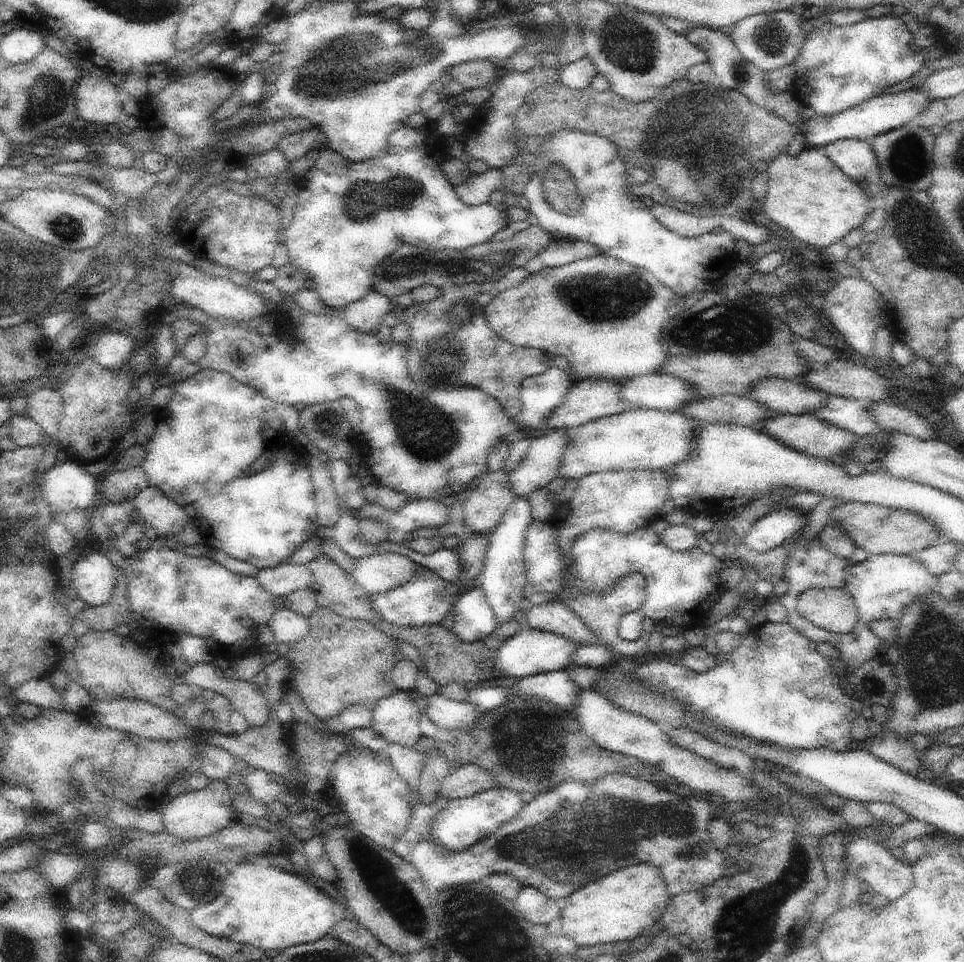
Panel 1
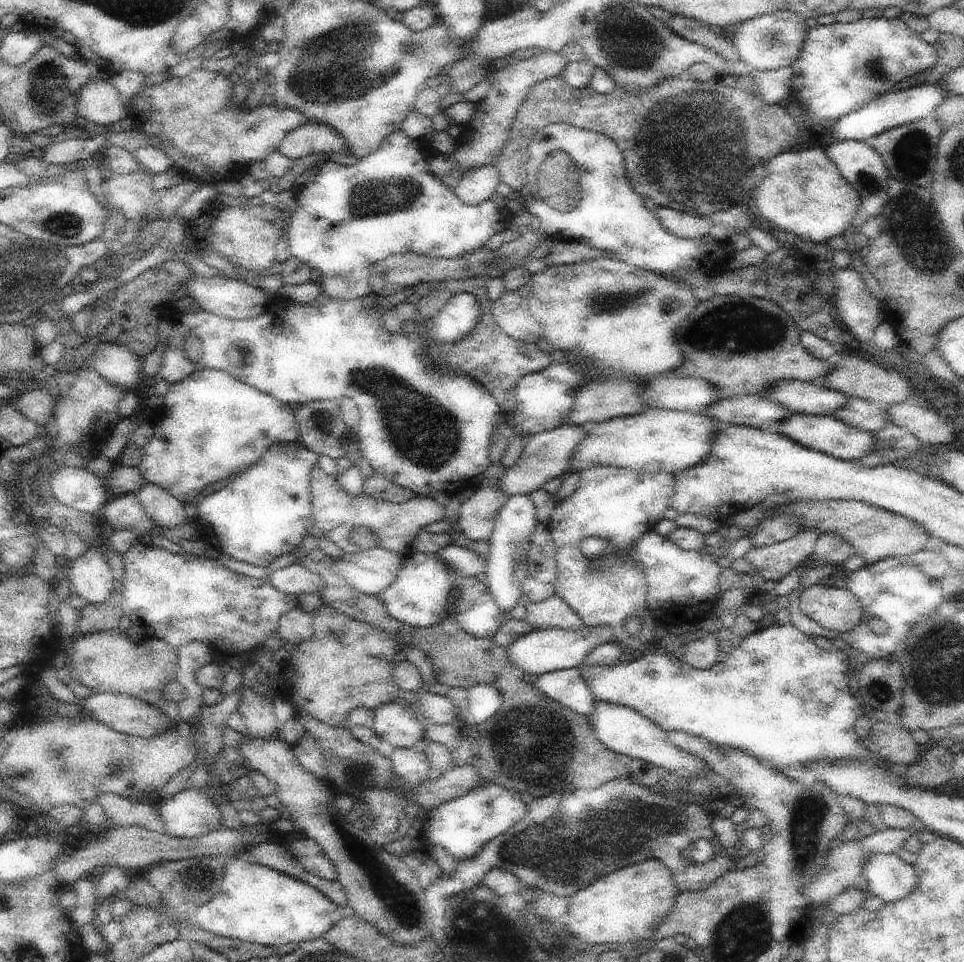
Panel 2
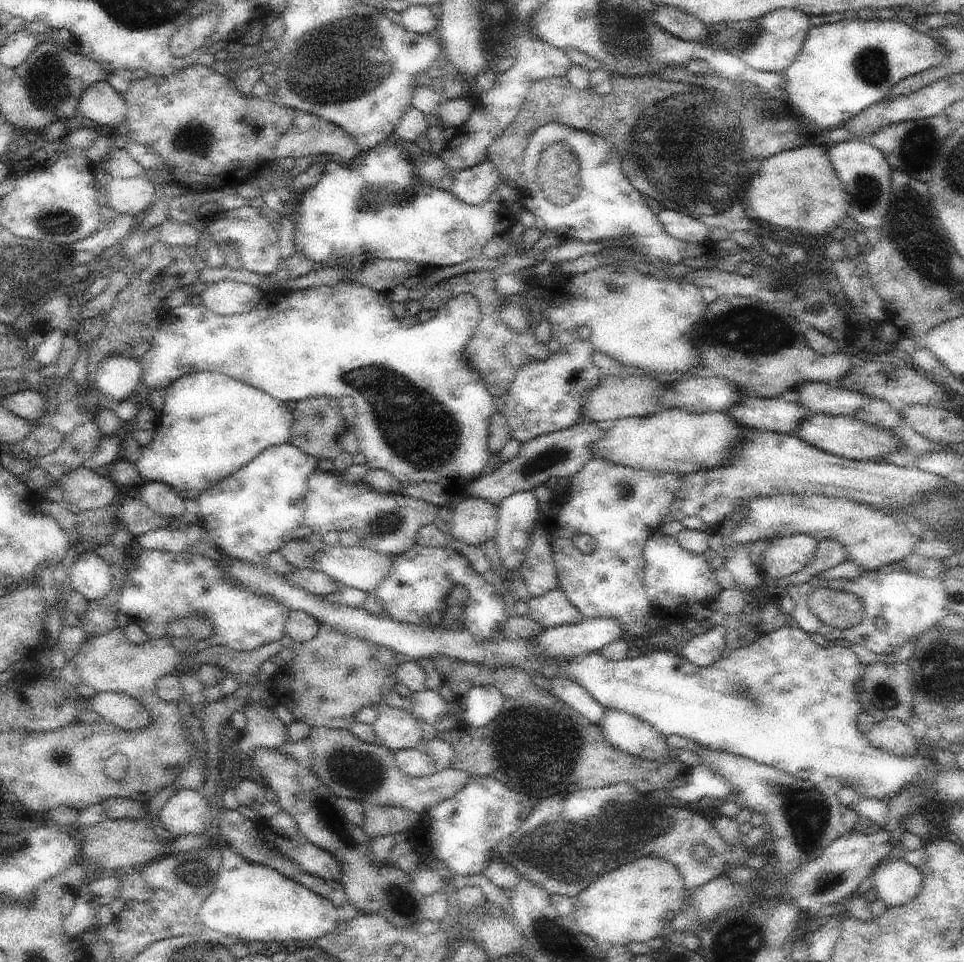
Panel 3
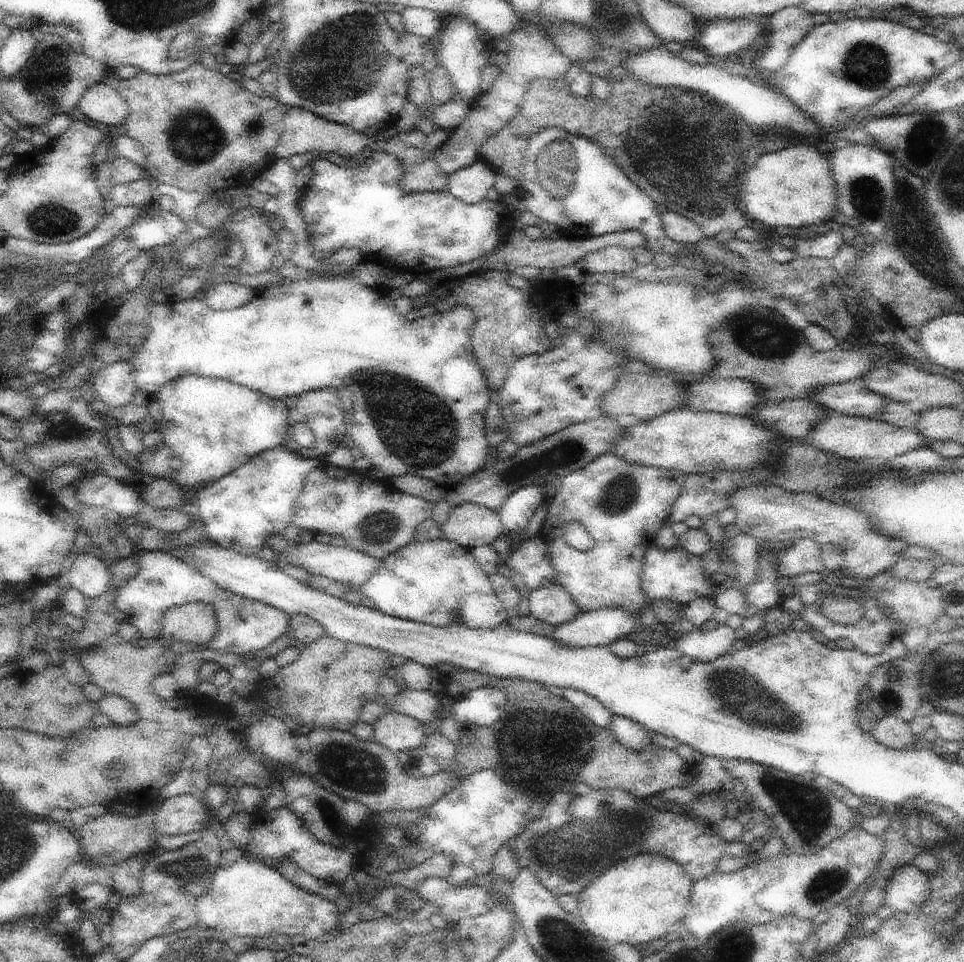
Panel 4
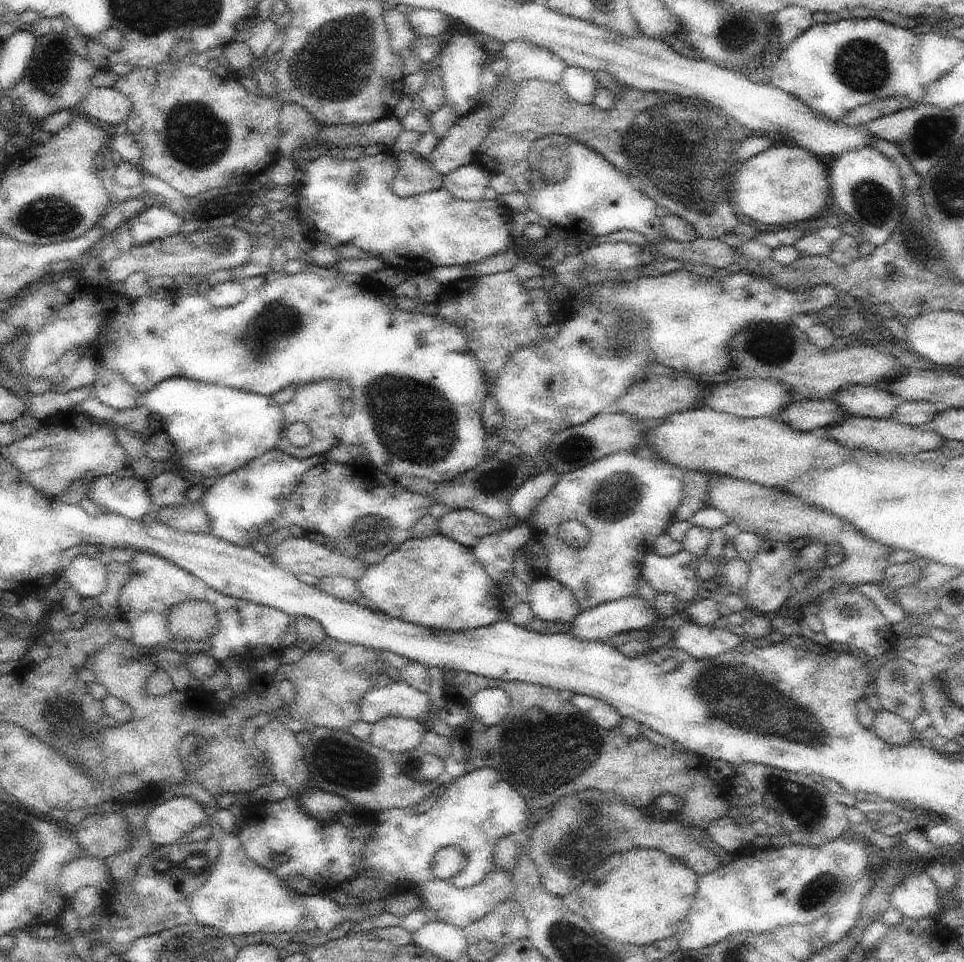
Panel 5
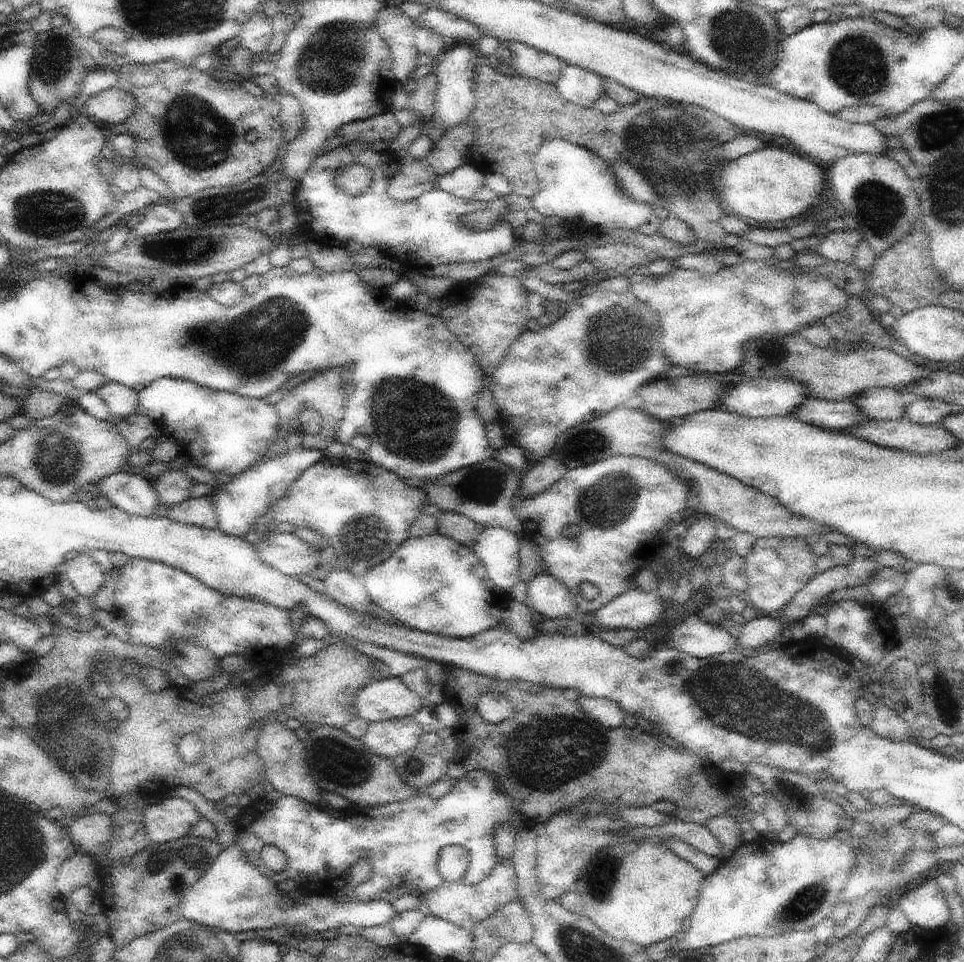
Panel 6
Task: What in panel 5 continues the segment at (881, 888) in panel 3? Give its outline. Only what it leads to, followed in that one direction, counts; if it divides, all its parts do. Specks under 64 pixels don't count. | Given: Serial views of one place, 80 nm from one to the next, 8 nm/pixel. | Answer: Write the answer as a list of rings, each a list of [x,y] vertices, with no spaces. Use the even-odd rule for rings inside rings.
[[[920,868],[912,869],[912,871],[901,880],[897,887],[894,887],[892,896],[890,897],[891,908],[899,910],[903,916],[921,919],[924,917],[937,918],[937,912],[944,910],[939,904],[939,888],[937,884],[930,878],[930,875]]]

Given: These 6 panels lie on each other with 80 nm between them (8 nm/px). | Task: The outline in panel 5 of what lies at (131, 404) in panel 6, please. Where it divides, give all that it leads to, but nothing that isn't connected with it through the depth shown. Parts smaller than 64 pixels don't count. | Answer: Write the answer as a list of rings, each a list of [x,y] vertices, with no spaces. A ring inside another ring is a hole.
[[[103,366],[92,388],[107,407],[117,411],[130,410],[140,401],[136,387],[121,372],[110,372]]]

